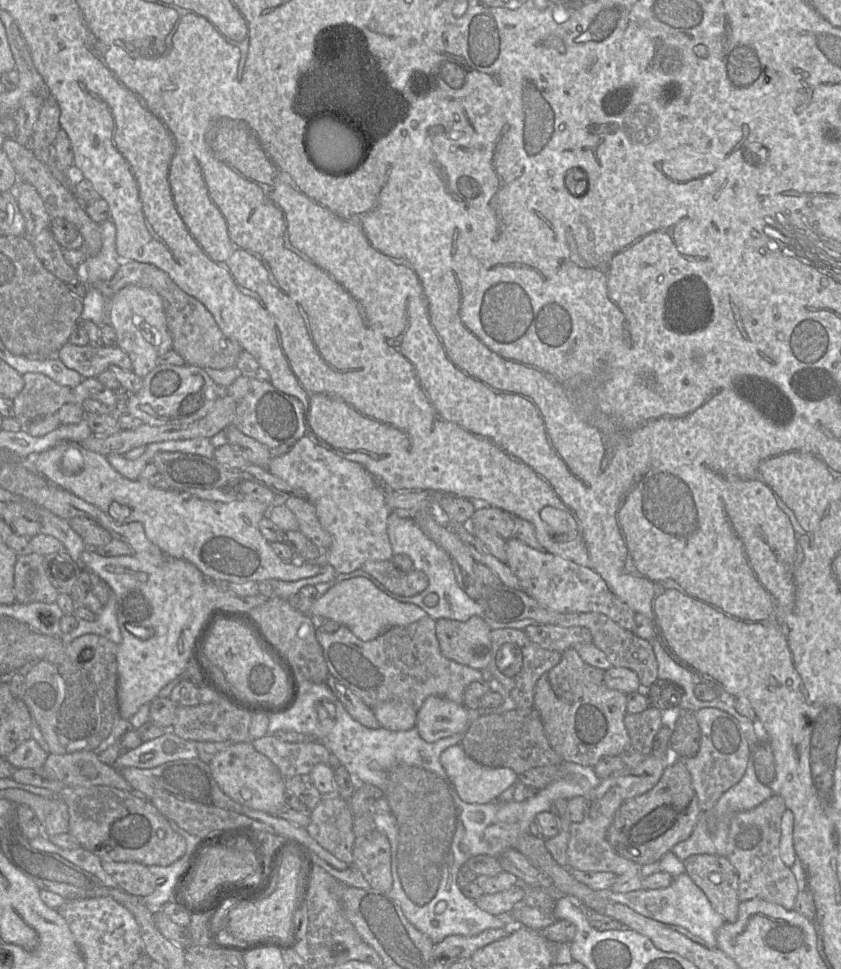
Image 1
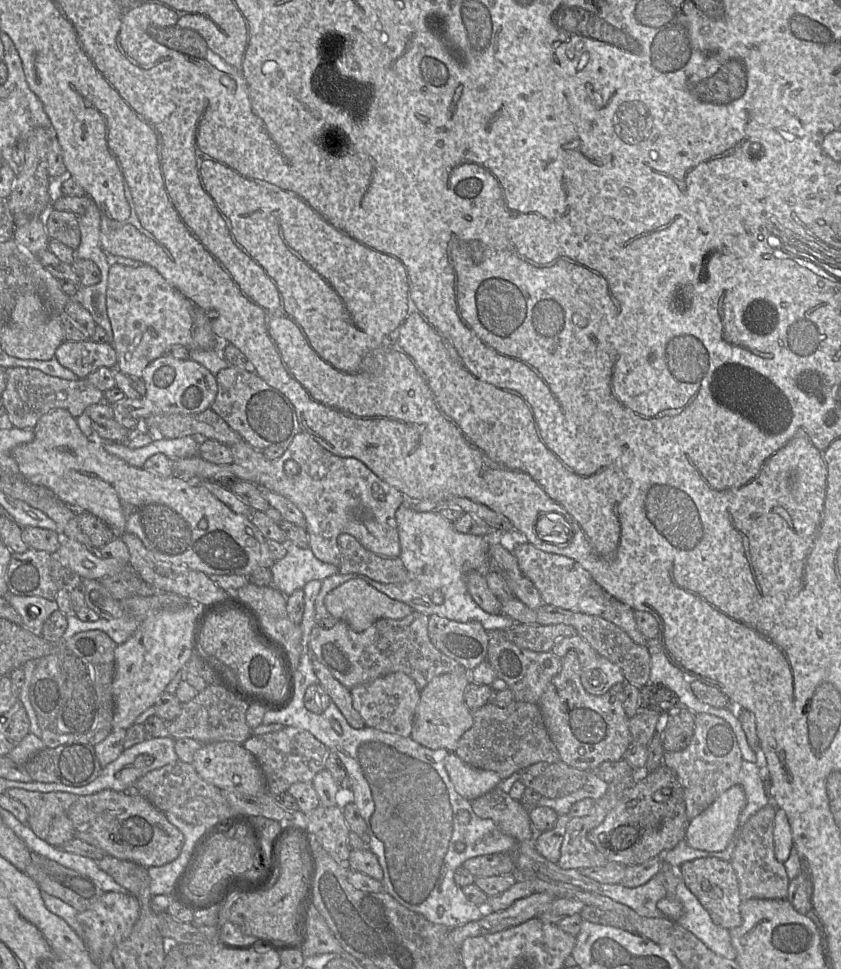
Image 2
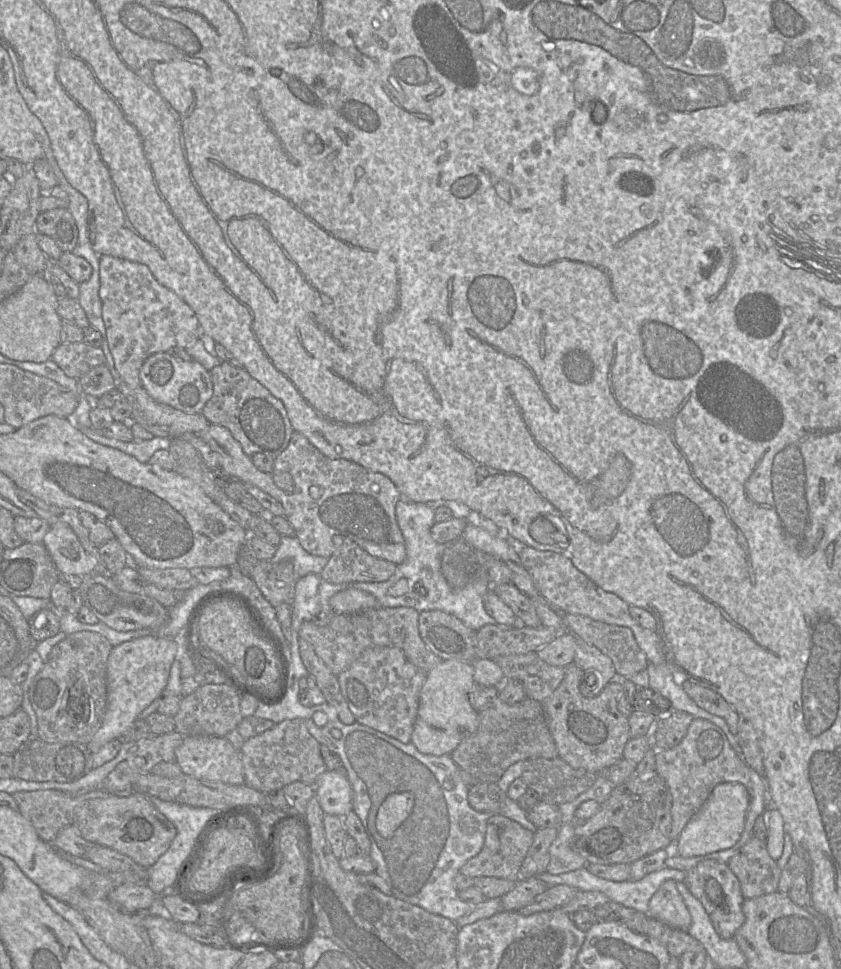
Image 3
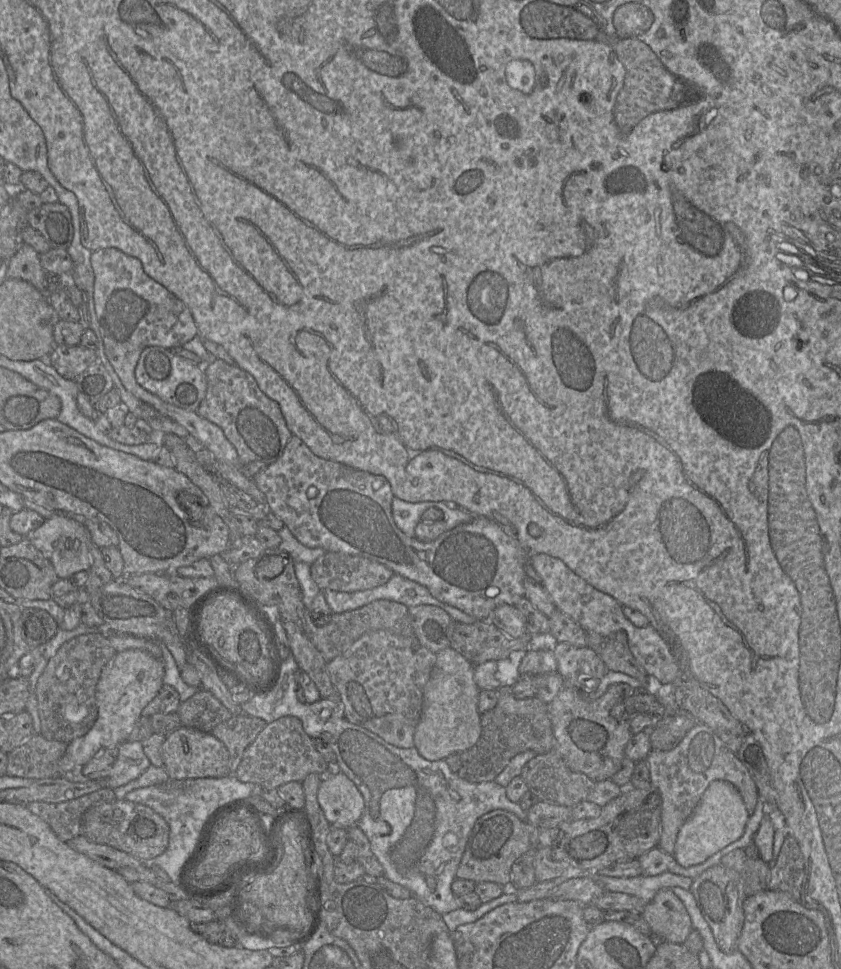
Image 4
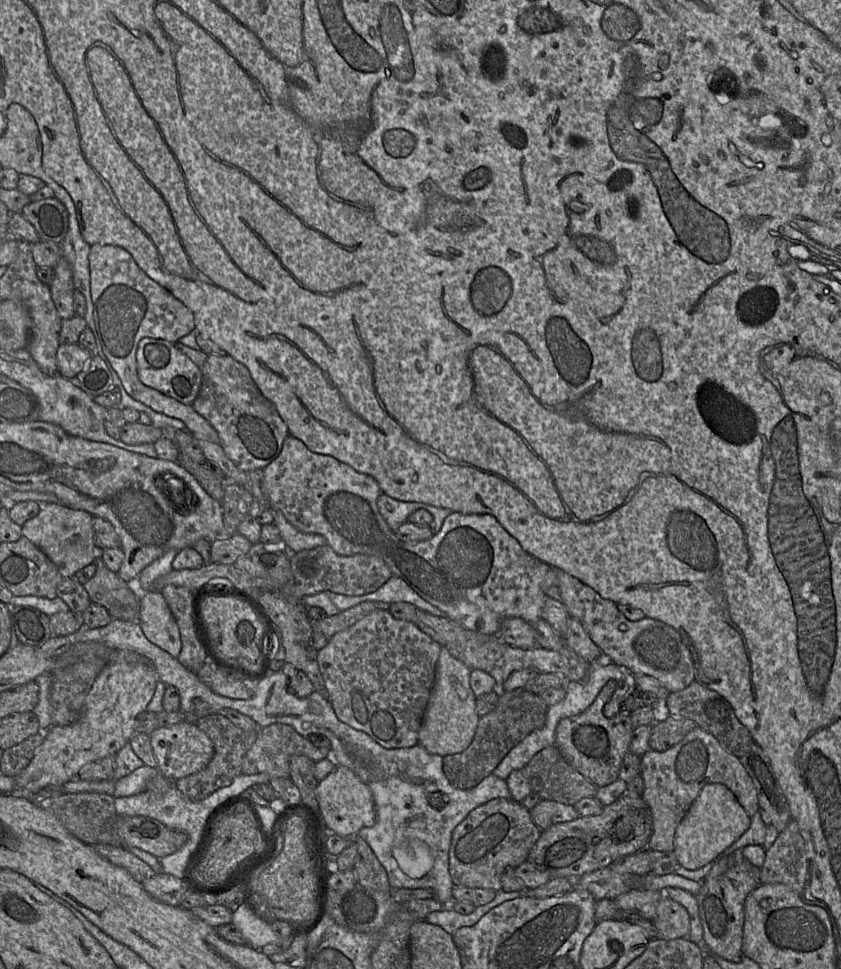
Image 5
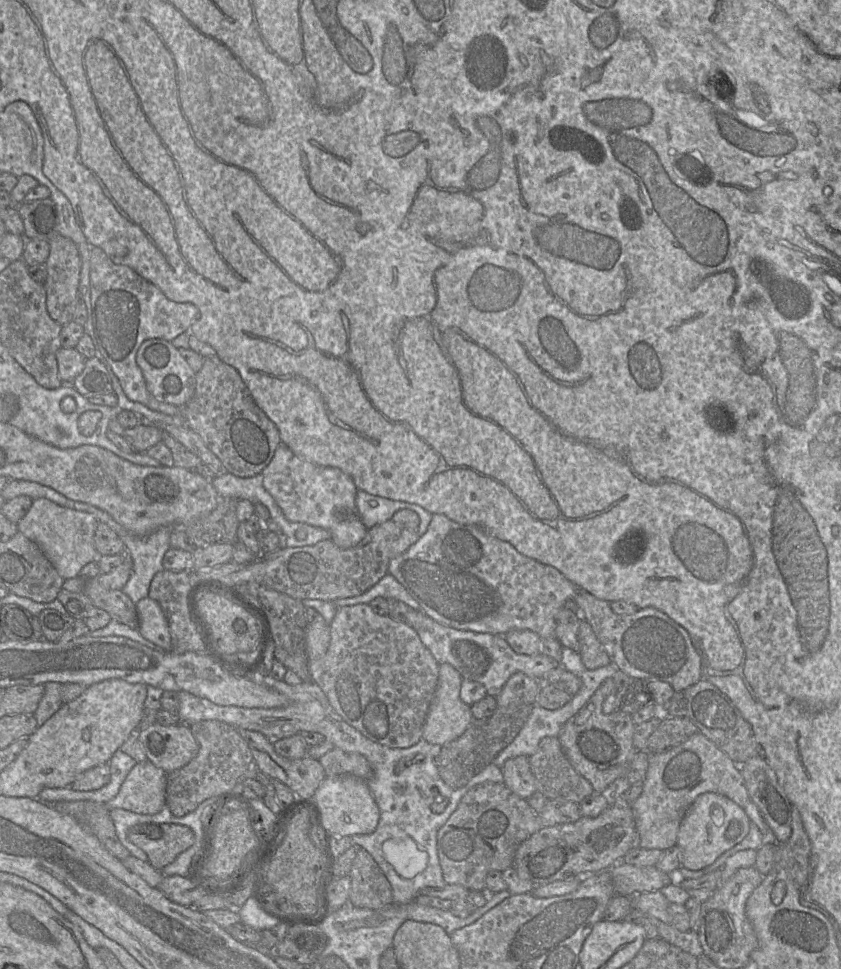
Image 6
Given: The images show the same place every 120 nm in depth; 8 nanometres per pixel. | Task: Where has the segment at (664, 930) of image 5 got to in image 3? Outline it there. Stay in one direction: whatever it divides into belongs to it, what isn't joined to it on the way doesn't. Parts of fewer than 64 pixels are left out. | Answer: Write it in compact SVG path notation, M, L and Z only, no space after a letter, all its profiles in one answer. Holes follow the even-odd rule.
M673 880L665 881L649 901L648 917L671 928L688 932L691 914Z

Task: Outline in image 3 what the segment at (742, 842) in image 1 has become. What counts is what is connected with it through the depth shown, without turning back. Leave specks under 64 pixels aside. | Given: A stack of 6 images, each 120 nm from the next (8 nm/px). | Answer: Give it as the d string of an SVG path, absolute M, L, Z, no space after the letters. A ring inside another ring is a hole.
M750 838L729 860L728 866L740 882L744 899L778 891L781 870L770 857L766 841Z

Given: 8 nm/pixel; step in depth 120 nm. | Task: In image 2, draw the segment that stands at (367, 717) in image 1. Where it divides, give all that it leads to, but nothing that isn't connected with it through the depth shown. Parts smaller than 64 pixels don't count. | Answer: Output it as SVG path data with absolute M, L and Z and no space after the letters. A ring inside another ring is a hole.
M312 657L312 667L318 678L318 683L330 696L351 727L362 729L366 727L359 712L353 707L350 689L342 685L317 659Z

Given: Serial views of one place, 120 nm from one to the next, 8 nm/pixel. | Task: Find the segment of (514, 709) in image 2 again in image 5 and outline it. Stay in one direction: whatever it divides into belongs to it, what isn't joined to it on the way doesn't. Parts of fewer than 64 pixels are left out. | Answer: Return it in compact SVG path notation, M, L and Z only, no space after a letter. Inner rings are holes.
M526 690L501 691L497 706L479 718L471 744L461 753L441 756L442 770L456 789L468 790L493 773L494 769L532 731L540 729L546 721L548 705L537 695Z

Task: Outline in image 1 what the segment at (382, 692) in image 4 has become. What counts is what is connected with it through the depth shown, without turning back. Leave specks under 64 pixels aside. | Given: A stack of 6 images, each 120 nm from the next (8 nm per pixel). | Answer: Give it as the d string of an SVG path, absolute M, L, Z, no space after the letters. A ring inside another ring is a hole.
M389 699L372 708L381 727L392 731L407 731L415 727L417 709L408 699Z

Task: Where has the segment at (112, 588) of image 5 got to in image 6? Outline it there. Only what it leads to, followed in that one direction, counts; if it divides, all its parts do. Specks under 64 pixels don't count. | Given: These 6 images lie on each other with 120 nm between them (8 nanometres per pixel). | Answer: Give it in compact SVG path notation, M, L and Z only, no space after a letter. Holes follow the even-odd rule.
M98 578L85 580L83 592L92 600L96 608L108 612L115 619L132 629L138 629L139 621L136 604L122 590L104 588Z

